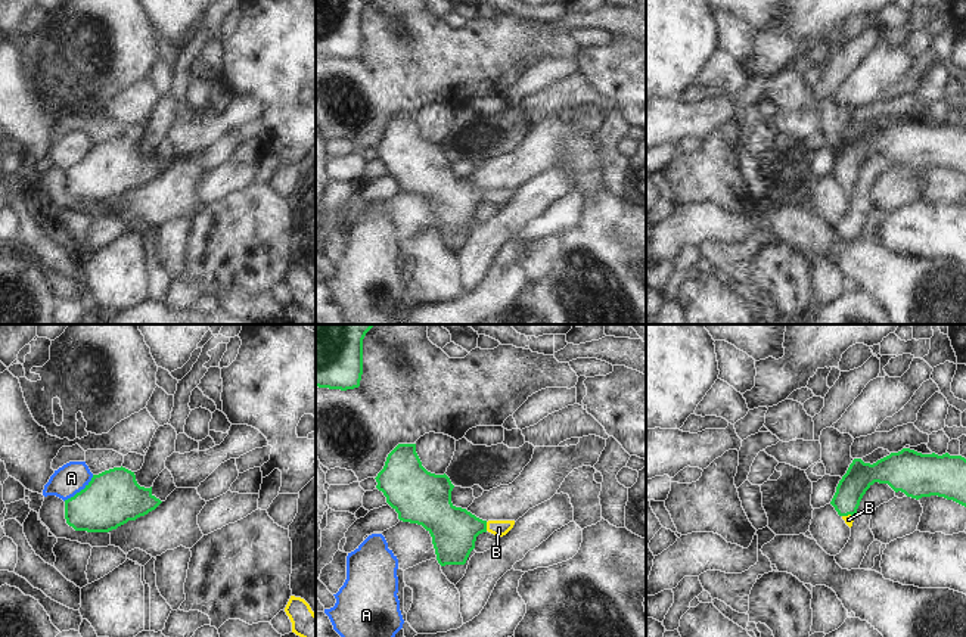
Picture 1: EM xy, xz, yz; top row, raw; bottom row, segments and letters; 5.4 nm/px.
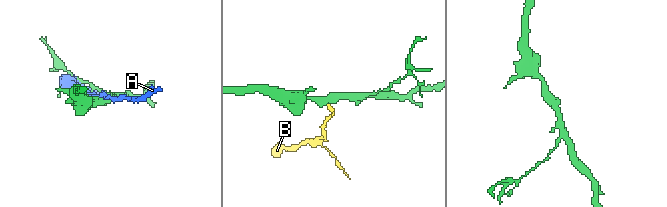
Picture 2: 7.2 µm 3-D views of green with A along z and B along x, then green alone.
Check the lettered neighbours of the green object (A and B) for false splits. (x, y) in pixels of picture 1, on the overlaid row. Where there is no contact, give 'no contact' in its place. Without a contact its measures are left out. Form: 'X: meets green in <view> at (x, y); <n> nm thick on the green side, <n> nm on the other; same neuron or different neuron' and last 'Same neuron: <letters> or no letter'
A: meets green in xy at (81, 490); 300 nm thick on the green side, 170 nm on the other; different neuron
B: meets green in xz at (485, 527); 260 nm thick on the green side, 90 nm on the other; same neuron
Same neuron: B

